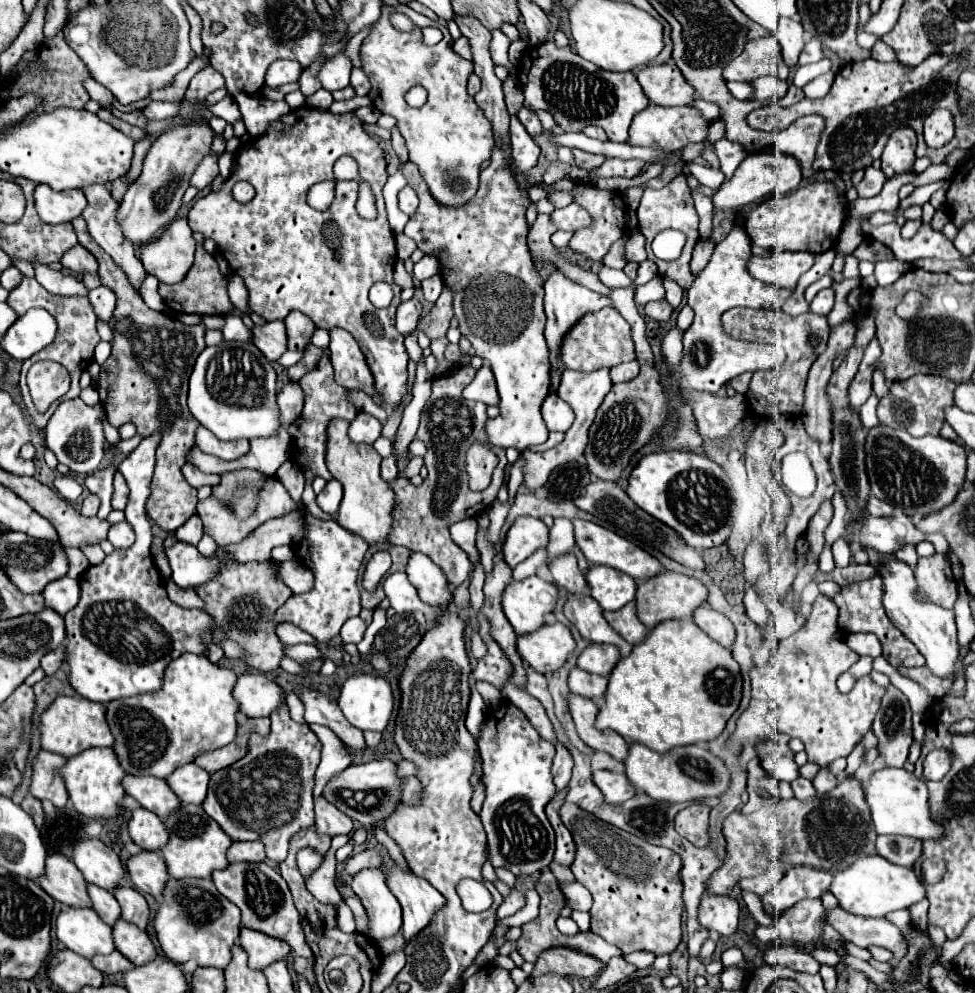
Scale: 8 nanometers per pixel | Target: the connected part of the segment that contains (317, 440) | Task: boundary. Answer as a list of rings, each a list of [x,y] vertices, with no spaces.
[[[323,358],[317,366],[317,370],[305,374],[301,380],[299,380],[301,388],[305,390],[305,408],[303,408],[303,414],[299,416],[295,428],[293,428],[293,440],[295,440],[295,446],[307,454],[307,456],[297,456],[299,460],[305,460],[309,462],[309,470],[315,474],[315,479],[312,482],[312,488],[315,494],[319,494],[324,488],[324,479],[331,480],[331,472],[327,470],[325,466],[325,440],[327,440],[327,422],[331,418],[343,418],[343,420],[353,420],[357,416],[357,408],[347,400],[347,390],[343,386],[339,386],[335,380],[333,380],[333,368],[331,368],[331,360],[329,358]]]

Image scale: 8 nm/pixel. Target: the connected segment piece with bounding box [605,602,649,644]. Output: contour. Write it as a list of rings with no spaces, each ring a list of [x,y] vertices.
[[[629,602],[621,610],[605,612],[605,618],[629,644],[637,644],[649,634],[649,628],[643,622],[639,622],[639,618],[637,618],[635,602]]]

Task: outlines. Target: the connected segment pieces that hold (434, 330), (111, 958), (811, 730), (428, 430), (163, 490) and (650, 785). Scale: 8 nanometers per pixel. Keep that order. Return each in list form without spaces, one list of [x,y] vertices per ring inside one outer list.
[[[443,282],[443,292],[437,298],[437,302],[433,304],[431,312],[419,320],[419,328],[431,338],[443,338],[447,328],[449,328],[449,320],[451,320],[451,304],[453,304],[453,292],[451,288]]]
[[[113,952],[109,956],[95,956],[91,958],[91,964],[101,970],[103,974],[123,974],[131,968],[135,968],[135,964],[131,964],[127,958],[123,958],[123,954]]]
[[[821,594],[813,602],[805,628],[779,642],[765,666],[751,670],[751,702],[739,716],[737,730],[729,740],[733,750],[743,748],[747,742],[757,744],[759,740],[775,738],[777,732],[787,732],[791,738],[803,740],[809,760],[821,766],[813,780],[819,796],[837,784],[837,778],[827,772],[827,764],[839,756],[849,756],[871,728],[885,694],[885,688],[877,686],[871,676],[861,678],[849,694],[837,690],[837,676],[859,660],[859,654],[843,640],[835,640],[837,628],[837,606]]]
[[[457,364],[455,368],[451,368],[451,372],[433,378],[431,396],[421,412],[421,424],[415,436],[427,446],[423,464],[429,470],[429,476],[421,486],[414,486],[403,477],[397,477],[390,485],[395,493],[395,512],[389,544],[401,544],[411,548],[413,552],[427,554],[447,574],[447,580],[455,588],[469,578],[469,574],[473,572],[473,564],[467,554],[451,540],[449,526],[467,516],[477,516],[491,506],[491,500],[495,500],[497,490],[503,482],[503,468],[507,466],[507,458],[499,456],[497,478],[493,486],[485,492],[469,490],[465,452],[475,440],[485,442],[483,426],[487,420],[487,406],[483,402],[465,400],[461,394],[463,388],[473,380],[473,376],[475,368],[471,364]]]
[[[79,216],[71,224],[75,226],[79,244],[97,258],[103,286],[111,288],[117,296],[115,316],[109,322],[113,330],[113,348],[111,356],[101,366],[95,390],[101,396],[111,426],[119,428],[125,422],[133,422],[143,436],[149,436],[155,430],[163,434],[157,448],[157,464],[151,482],[153,494],[147,500],[147,514],[161,530],[175,532],[195,514],[197,506],[197,490],[187,484],[181,466],[185,464],[187,450],[195,446],[195,432],[199,428],[199,422],[187,408],[187,380],[195,358],[205,348],[205,324],[187,326],[163,312],[151,310],[131,288],[127,276],[115,266],[111,256],[107,256],[107,252],[103,252],[103,248],[89,236],[85,220]]]
[[[631,744],[625,768],[629,782],[659,802],[691,802],[715,798],[727,792],[731,784],[731,774],[725,762],[699,744],[677,748],[667,754],[657,754],[643,744]]]

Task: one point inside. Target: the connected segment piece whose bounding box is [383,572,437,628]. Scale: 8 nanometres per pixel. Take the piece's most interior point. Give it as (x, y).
(399, 590)

